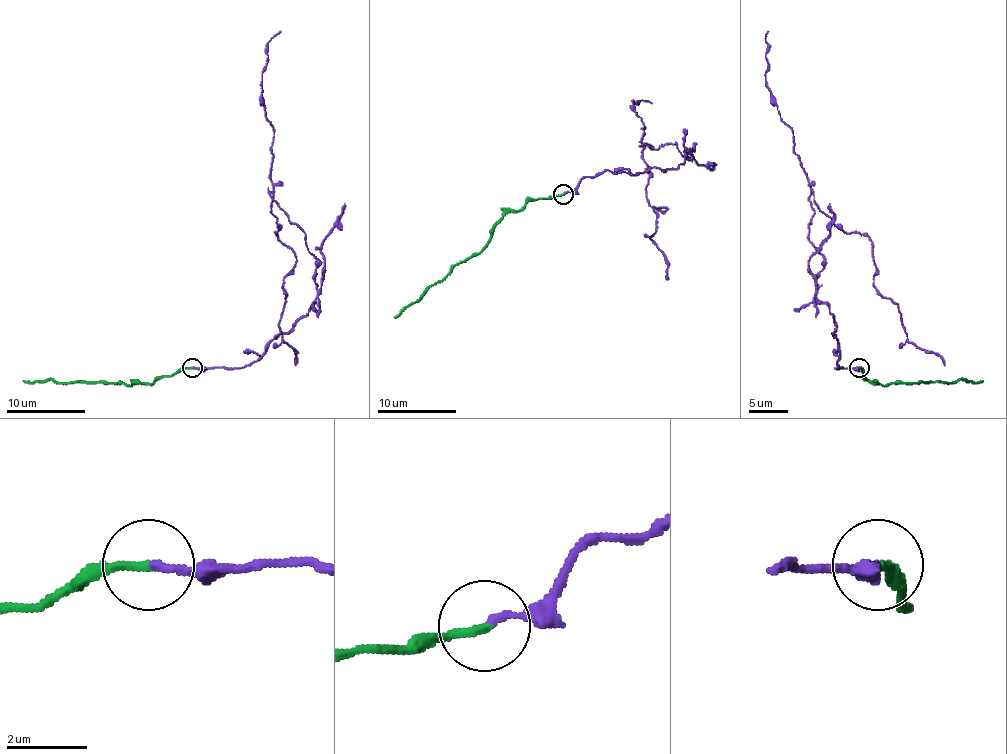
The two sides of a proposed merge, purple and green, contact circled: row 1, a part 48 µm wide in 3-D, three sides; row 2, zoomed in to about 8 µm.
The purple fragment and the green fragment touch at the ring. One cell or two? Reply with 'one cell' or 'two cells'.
two cells

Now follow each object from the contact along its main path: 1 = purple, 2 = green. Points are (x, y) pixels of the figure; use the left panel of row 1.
1: (192, 367), (246, 367), (316, 298), (316, 259), (271, 194), (275, 233), (297, 259), (279, 322), (295, 365)
2: (192, 367), (161, 375), (149, 383), (23, 381)

